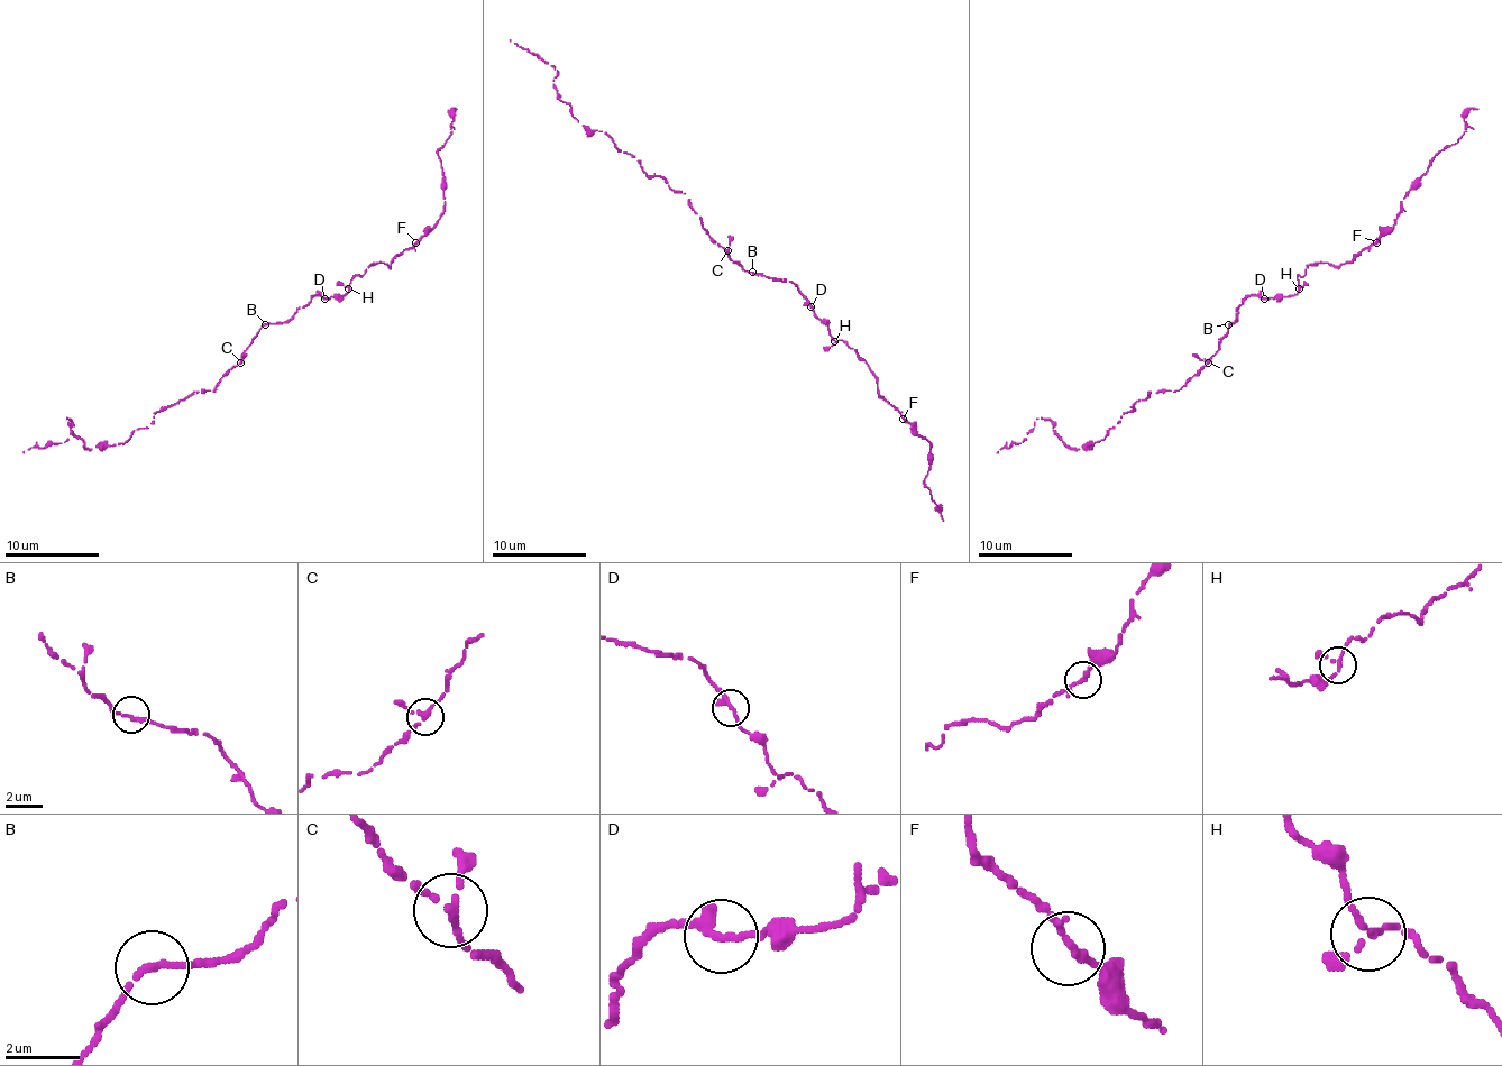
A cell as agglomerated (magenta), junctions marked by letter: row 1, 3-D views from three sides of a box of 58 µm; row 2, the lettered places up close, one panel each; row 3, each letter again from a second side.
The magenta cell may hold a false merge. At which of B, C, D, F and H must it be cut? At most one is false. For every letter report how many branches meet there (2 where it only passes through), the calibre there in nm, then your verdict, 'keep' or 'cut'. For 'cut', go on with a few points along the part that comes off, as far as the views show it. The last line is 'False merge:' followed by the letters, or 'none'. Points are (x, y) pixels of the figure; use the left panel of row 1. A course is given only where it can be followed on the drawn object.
B: branches 2; calibre 200 nm; keep
C: branches 3; calibre 180 nm; keep
D: branches 3; calibre 190 nm; keep
F: branches 3; calibre 170 nm; keep
H: branches 3; calibre 160 nm; keep
False merge: none

